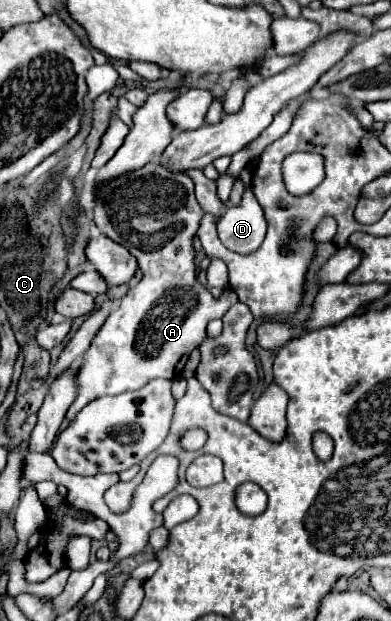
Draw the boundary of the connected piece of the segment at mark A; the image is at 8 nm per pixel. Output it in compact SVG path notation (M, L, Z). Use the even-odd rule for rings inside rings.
M158 170L156 174L138 178L132 174L120 176L106 186L100 188L100 198L96 200L94 208L94 220L96 226L114 242L126 246L140 262L140 270L146 274L132 292L128 292L120 300L120 308L108 314L108 320L104 322L104 328L96 334L96 340L92 340L88 352L84 354L78 374L76 374L76 400L66 412L66 418L72 422L76 414L92 400L108 394L122 394L136 388L142 388L154 378L174 380L182 372L182 364L188 360L188 354L200 346L200 342L206 336L206 324L214 318L222 318L230 306L238 302L238 296L234 290L226 288L220 298L214 298L206 286L200 284L196 276L196 264L194 264L194 236L200 226L200 220L204 216L204 210L194 198L194 184L188 174L174 174L168 170ZM136 210L154 210L154 216L150 214L138 214Z

